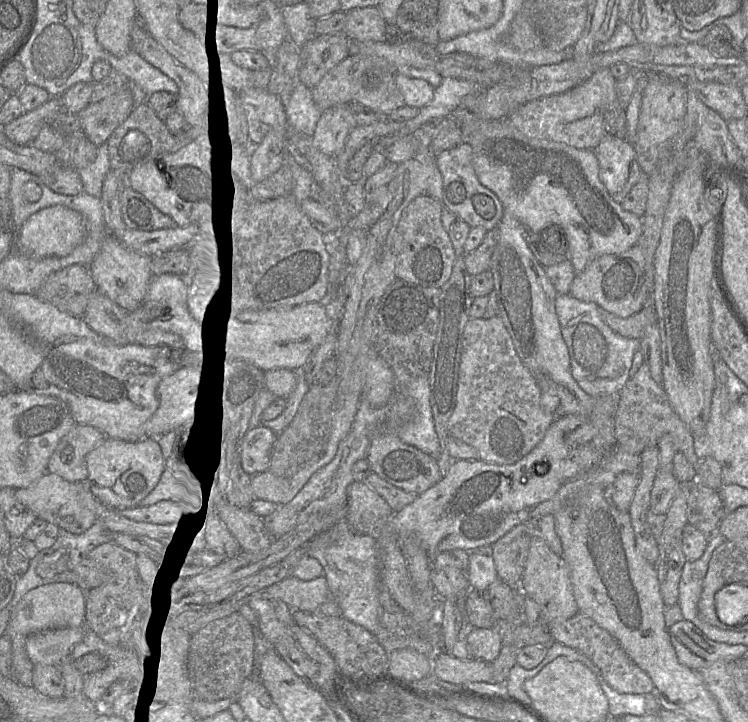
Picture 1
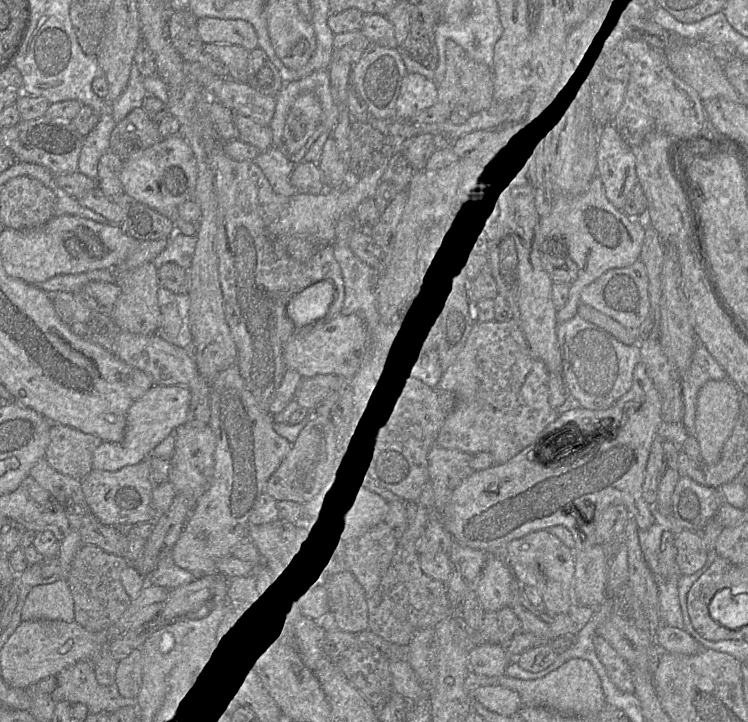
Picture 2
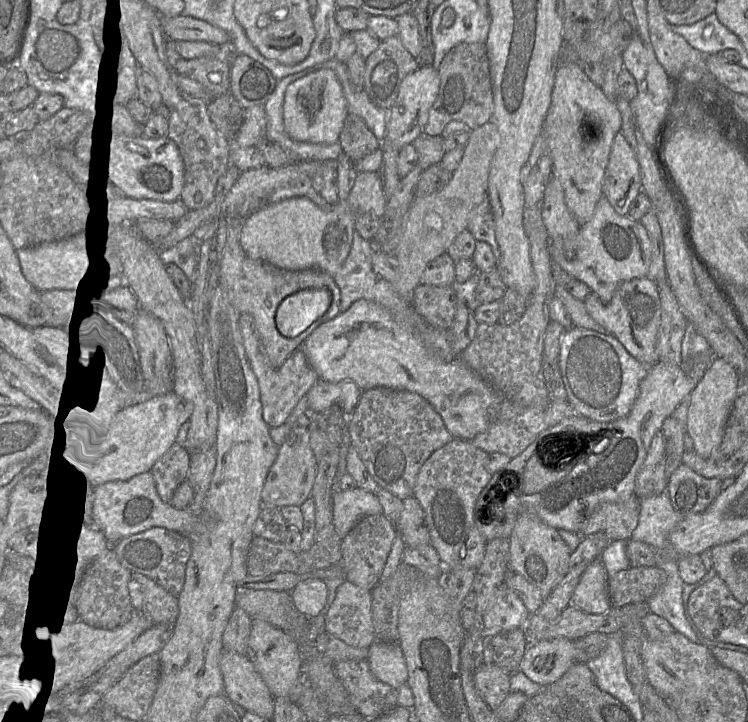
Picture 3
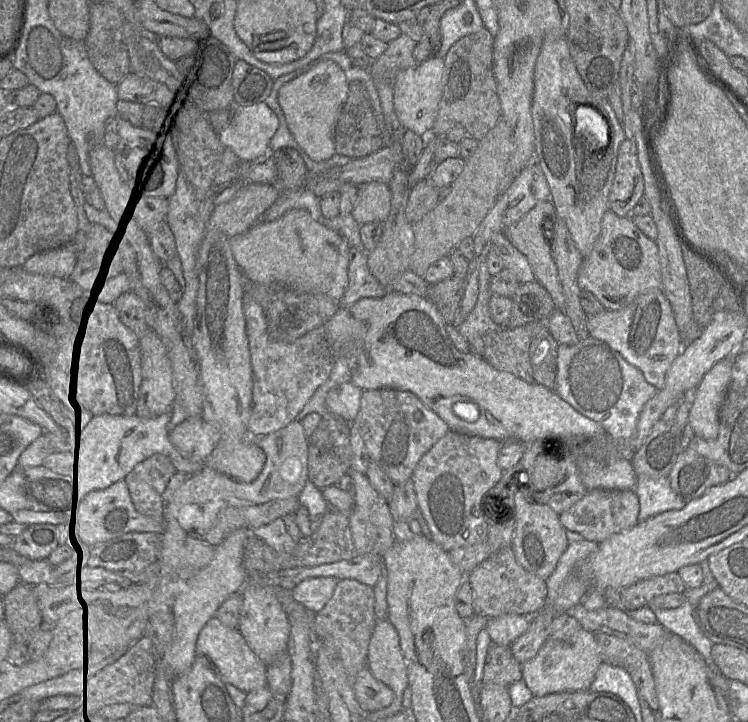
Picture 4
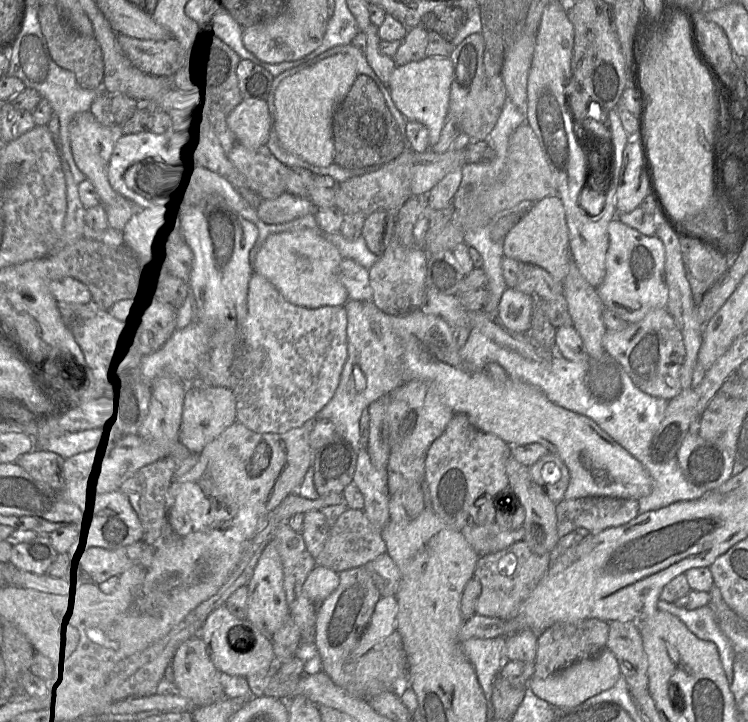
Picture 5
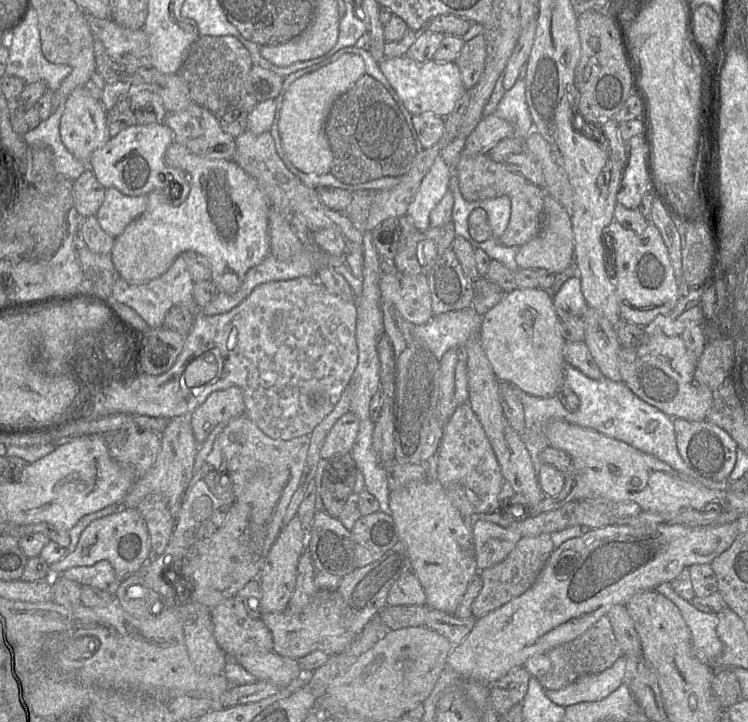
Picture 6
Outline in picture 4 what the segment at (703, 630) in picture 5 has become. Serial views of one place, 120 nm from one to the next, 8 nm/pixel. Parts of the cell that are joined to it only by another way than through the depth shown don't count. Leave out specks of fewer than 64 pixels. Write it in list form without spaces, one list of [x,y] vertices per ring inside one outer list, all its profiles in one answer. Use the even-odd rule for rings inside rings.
[[[688,602],[677,608],[653,610],[657,622],[667,631],[678,635],[692,645],[706,663],[713,662],[711,649],[713,643],[708,639],[695,620],[695,606]]]

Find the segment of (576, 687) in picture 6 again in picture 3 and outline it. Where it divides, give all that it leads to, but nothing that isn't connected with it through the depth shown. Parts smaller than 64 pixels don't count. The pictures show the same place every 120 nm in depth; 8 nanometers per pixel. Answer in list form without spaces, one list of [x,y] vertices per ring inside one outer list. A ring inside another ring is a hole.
[[[546,639],[526,649],[519,669],[543,688],[557,681],[575,663],[575,640]]]

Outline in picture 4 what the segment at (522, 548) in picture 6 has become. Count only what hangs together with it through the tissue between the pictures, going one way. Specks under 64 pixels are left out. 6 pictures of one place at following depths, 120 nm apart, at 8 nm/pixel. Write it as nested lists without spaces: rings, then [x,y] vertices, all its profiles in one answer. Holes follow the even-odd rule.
[[[506,546],[482,561],[467,576],[473,590],[473,611],[488,618],[504,614],[531,616],[546,603],[546,580],[526,571],[515,559],[511,546]]]

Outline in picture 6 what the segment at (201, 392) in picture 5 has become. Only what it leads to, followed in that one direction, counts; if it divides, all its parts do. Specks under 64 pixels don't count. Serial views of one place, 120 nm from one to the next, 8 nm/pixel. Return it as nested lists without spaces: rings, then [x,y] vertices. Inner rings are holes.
[[[238,386],[212,392],[207,399],[188,415],[194,438],[201,445],[220,423],[228,423],[244,414],[243,391]]]

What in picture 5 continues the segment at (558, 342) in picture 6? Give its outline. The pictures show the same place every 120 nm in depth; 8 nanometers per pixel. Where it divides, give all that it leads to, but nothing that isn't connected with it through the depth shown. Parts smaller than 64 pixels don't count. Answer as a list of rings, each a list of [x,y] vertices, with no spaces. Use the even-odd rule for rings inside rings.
[[[514,288],[503,292],[496,317],[503,327],[517,333],[528,333],[531,325],[532,295]]]

